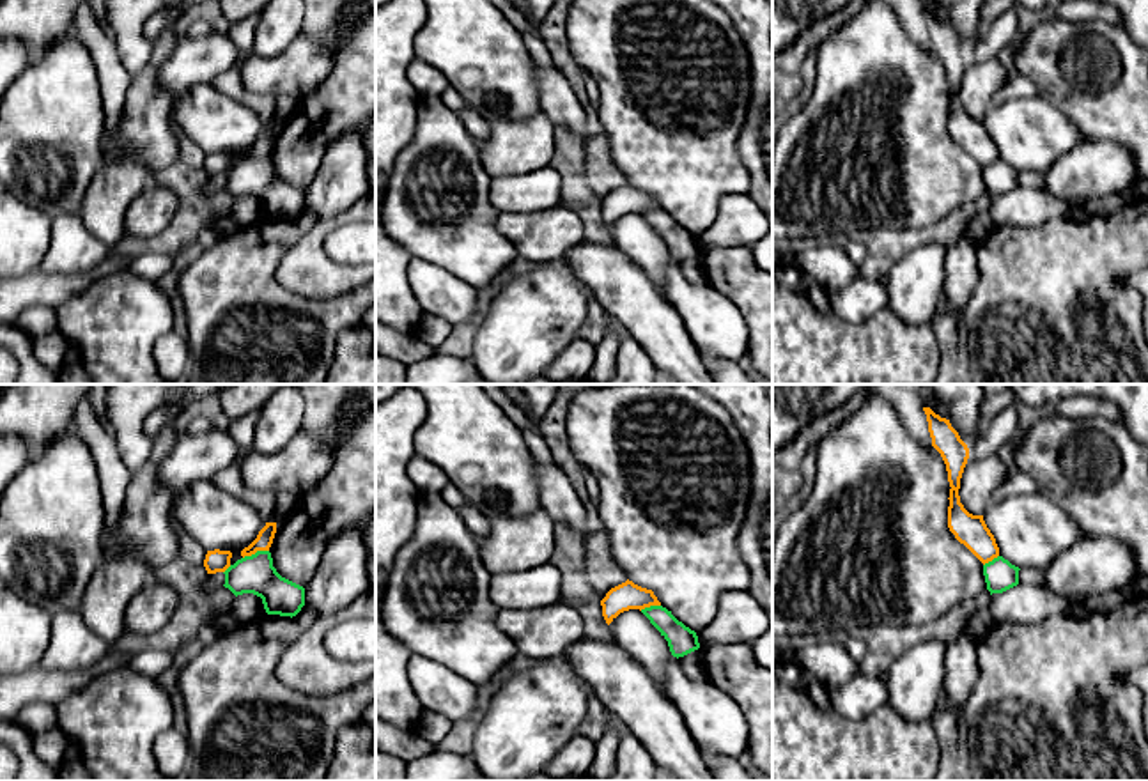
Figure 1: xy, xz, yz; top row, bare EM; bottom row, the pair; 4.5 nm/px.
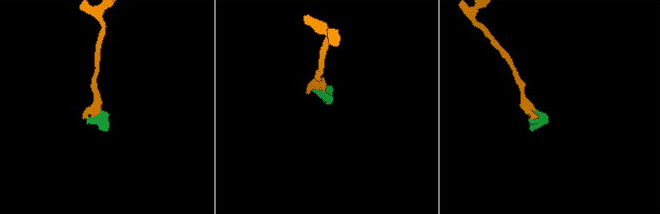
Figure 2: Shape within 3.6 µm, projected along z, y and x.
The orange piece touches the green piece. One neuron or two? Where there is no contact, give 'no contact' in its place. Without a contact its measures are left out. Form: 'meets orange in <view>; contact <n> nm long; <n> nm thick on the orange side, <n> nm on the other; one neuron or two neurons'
meets orange in xy; contact 130 nm long; 80 nm thick on the orange side, 180 nm on the other; two neurons

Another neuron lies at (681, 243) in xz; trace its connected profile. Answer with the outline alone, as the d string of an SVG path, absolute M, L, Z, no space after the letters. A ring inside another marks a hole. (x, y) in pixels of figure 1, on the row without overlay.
M650 209L641 213L641 216L668 244L673 260L684 260L700 251L696 236L679 225L666 211Z

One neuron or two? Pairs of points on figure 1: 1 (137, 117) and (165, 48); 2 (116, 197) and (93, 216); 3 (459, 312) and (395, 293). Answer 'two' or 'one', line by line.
1: one
2: one
3: two

